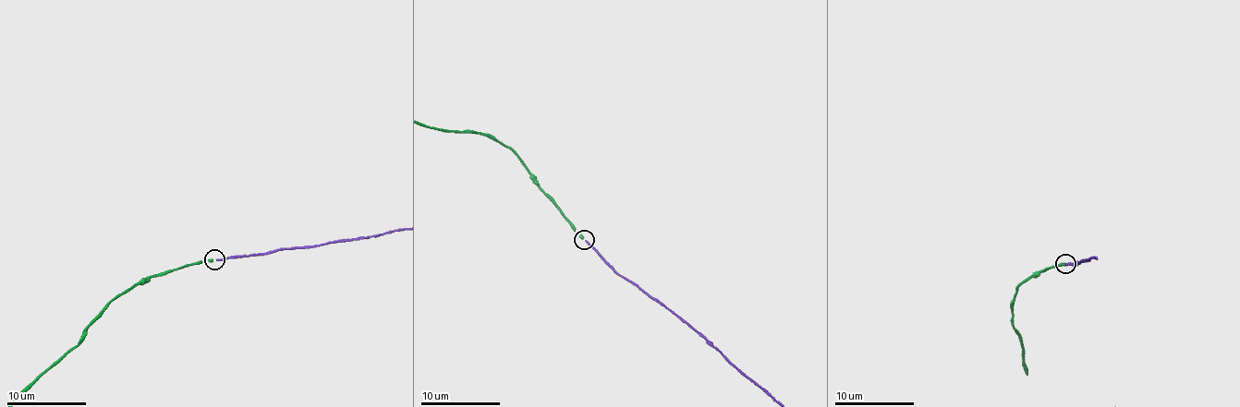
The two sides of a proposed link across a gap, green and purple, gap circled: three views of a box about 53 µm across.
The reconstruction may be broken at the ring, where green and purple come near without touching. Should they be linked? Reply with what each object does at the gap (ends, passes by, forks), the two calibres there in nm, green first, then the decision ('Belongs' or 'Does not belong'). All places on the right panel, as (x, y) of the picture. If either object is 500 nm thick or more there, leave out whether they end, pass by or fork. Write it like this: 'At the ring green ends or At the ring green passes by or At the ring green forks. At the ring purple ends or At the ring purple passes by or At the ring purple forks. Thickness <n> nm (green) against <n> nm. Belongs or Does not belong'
At the ring green ends. At the ring purple ends. Thickness 240 nm (green) against 190 nm. Belongs

